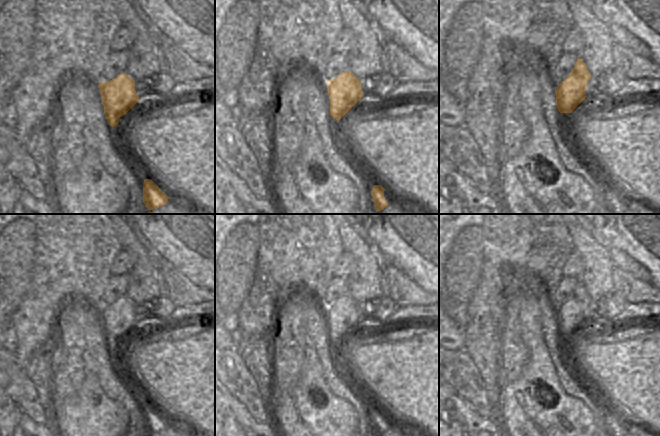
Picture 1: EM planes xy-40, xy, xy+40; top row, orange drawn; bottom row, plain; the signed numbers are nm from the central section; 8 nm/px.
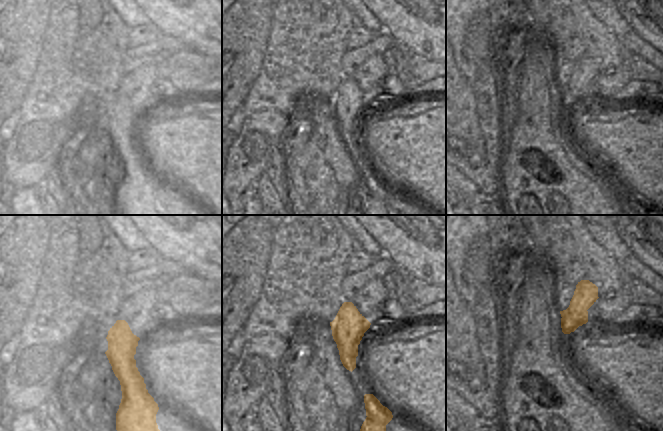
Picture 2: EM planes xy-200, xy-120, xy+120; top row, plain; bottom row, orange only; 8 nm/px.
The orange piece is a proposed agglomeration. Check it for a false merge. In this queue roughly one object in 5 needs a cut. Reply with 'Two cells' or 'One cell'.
One cell.

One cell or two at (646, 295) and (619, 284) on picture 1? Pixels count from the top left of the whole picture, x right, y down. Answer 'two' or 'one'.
one

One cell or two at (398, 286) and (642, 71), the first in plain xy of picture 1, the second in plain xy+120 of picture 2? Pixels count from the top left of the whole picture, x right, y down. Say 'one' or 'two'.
one

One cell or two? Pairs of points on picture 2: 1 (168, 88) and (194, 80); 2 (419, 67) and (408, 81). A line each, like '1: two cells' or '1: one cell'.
1: two cells
2: one cell

